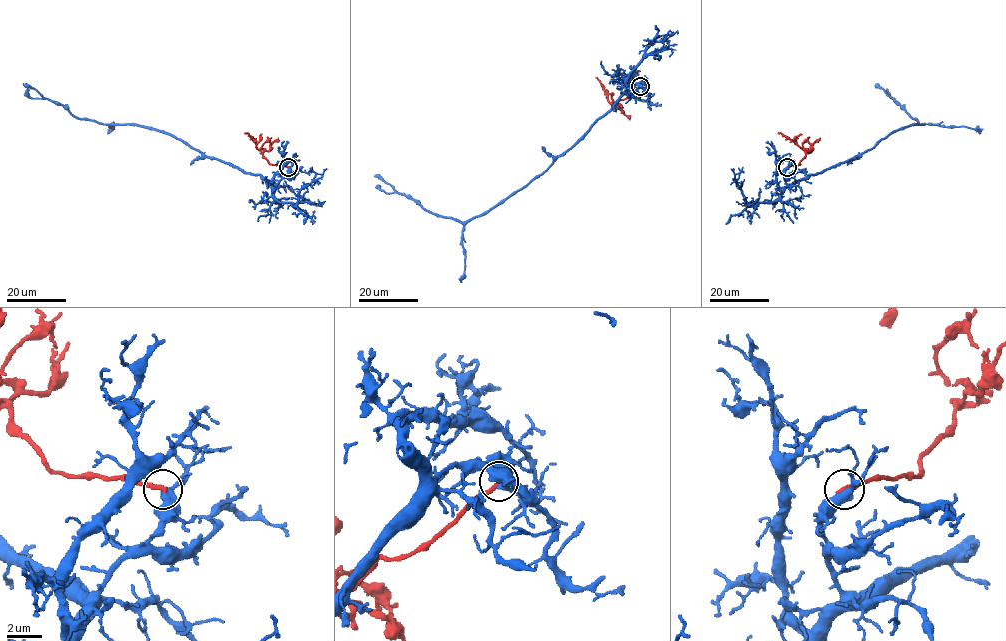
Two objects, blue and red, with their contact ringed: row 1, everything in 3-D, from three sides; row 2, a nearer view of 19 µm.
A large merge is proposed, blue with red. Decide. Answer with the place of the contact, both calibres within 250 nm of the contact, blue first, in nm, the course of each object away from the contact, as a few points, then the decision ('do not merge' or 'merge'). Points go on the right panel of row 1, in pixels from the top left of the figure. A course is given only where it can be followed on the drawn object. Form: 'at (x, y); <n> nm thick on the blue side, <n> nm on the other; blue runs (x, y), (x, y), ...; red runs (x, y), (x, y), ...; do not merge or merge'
at (787, 167); 440 nm thick on the blue side, 300 nm on the other; blue runs (787, 167), (784, 180), (794, 184), (860, 156), (892, 132), (922, 124), (877, 83); red runs (787, 167), (799, 165), (807, 150), (778, 133); do not merge

